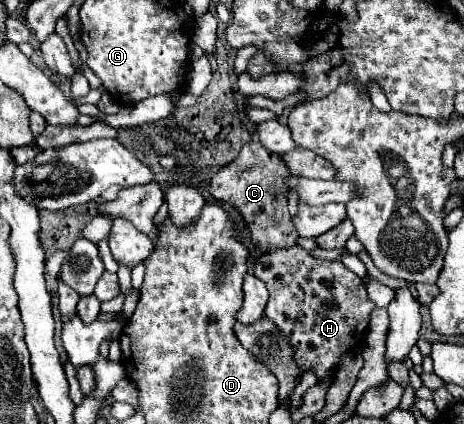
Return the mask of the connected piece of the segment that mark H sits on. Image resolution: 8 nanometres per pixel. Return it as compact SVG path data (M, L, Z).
M299 244L263 254L253 272L267 284L269 302L265 316L291 340L299 366L313 368L319 378L333 376L345 352L359 352L361 338L369 324L369 312L375 308L367 300L365 284L341 260L321 260L311 256Z

